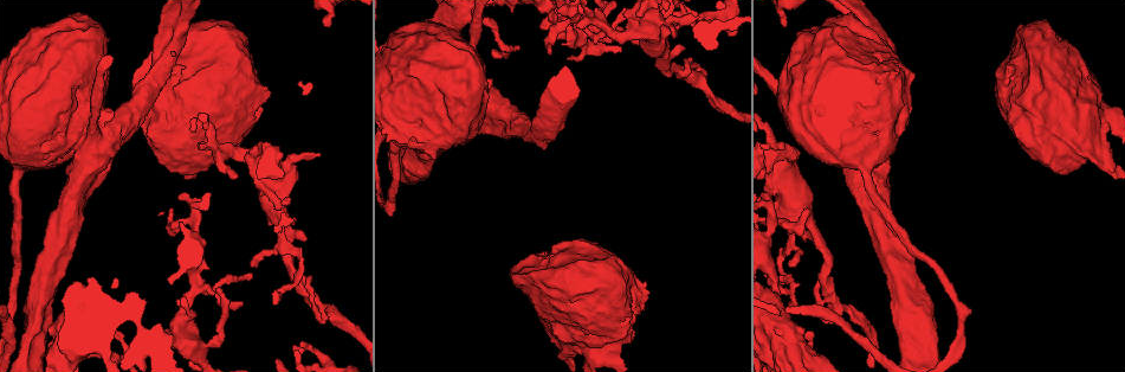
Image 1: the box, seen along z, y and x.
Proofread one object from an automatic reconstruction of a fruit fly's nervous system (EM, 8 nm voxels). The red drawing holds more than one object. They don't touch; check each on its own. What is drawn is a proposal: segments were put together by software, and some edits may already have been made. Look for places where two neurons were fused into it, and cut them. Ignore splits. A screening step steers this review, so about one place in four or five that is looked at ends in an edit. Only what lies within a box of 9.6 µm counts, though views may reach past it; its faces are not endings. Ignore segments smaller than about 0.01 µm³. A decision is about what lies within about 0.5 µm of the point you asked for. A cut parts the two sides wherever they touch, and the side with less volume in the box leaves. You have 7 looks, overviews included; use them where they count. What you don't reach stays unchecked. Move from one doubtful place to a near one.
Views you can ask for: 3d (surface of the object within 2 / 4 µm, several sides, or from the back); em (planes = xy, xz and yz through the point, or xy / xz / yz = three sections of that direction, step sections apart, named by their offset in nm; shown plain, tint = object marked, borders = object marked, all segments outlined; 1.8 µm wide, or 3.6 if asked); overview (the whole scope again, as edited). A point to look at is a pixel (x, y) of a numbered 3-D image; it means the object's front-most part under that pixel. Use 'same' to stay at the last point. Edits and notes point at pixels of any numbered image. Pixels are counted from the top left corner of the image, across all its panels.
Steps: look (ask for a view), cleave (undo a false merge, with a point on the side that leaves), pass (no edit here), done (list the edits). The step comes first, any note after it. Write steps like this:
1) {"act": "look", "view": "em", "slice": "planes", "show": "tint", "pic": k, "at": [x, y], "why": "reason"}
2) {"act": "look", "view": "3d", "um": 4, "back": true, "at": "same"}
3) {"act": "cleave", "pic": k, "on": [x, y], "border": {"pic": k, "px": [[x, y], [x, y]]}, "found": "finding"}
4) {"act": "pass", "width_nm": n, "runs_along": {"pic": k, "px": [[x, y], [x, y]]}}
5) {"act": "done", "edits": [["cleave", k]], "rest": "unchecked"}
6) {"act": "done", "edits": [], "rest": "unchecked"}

{"act": "look", "view": "em", "slice": "planes", "show": "tint", "pic": 1, "at": [697, 83], "why": "abrupt turn"}

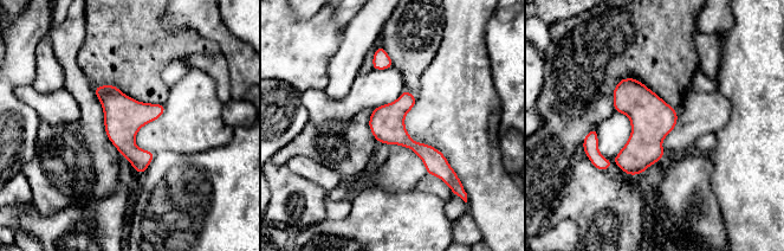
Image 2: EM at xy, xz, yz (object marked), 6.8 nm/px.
{"act": "pass", "width_nm": 240, "found": "one neuron here"}

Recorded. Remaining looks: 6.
{"act": "look", "view": "em", "um": 3.6, "slice": "planes", "show": "tint", "pic": 1, "at": [795, 204], "why": "arms run side by side"}

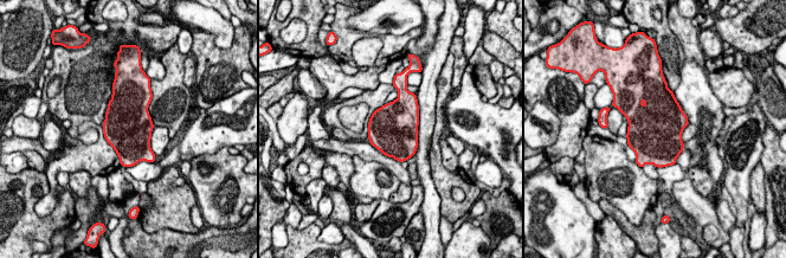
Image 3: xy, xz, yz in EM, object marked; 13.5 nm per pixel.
{"act": "pass", "found": "all the same neuron"}

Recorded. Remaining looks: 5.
{"act": "look", "view": "3d", "um": 4, "pic": 1, "at": [315, 351], "why": "abrupt turn"}

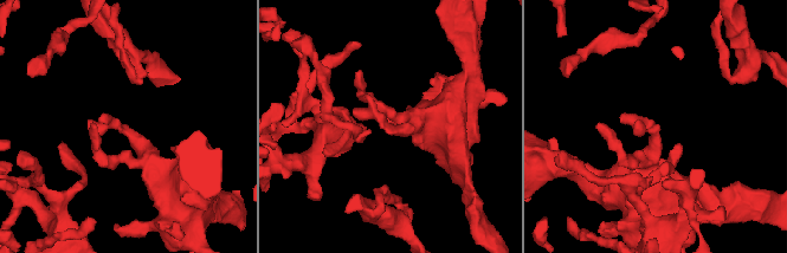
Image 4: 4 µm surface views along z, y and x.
{"act": "look", "view": "em", "slice": "planes", "show": "tint", "pic": 4, "at": [386, 131], "why": "shape alone is not enough"}

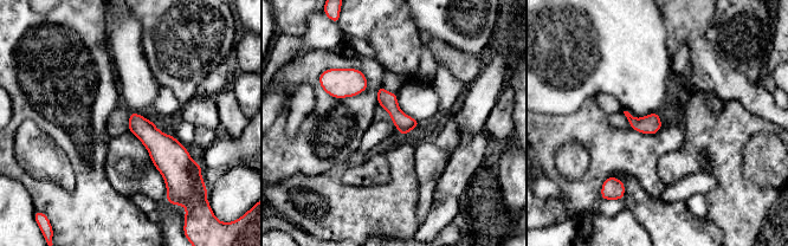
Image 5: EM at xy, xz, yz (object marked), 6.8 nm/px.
{"act": "pass", "width_nm": 120, "found": "continuous, no second neuron"}

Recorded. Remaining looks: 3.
{"act": "done", "edits": [], "rest": "unchecked"}

